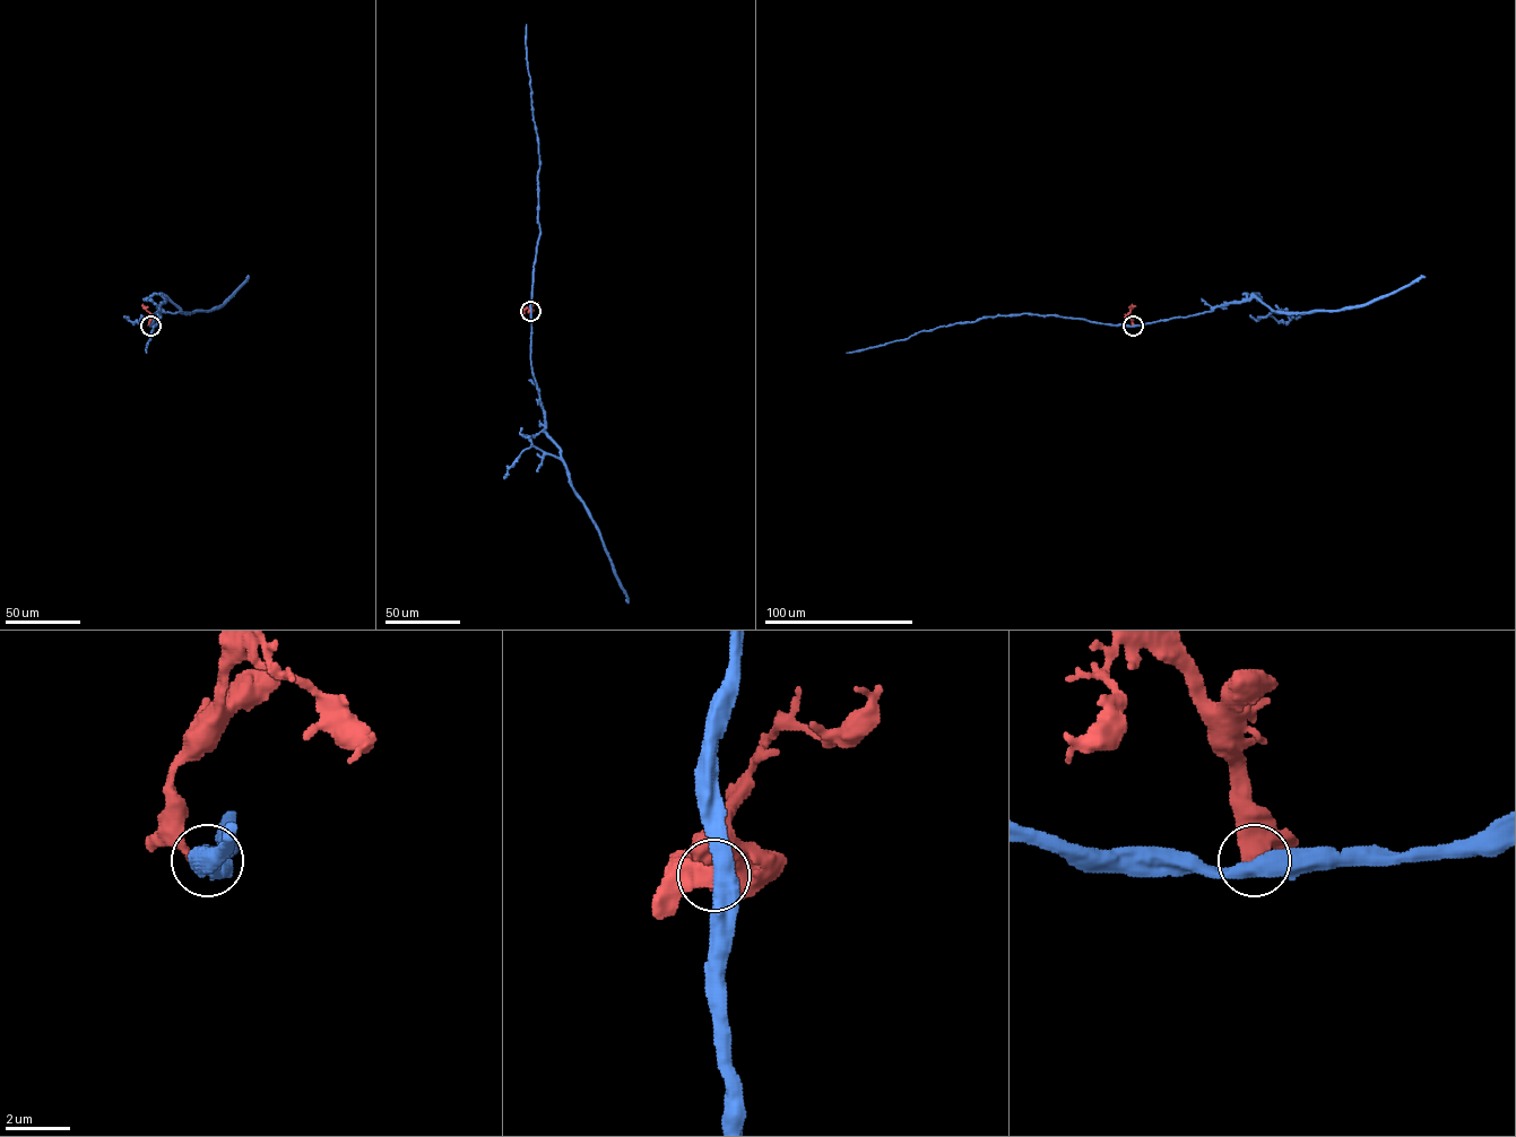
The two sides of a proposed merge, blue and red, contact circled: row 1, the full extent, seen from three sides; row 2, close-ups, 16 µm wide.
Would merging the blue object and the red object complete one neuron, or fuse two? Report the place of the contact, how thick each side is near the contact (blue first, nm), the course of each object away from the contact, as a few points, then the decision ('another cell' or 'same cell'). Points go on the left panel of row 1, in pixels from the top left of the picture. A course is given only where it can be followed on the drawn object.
at (150, 326); 500 nm thick on the blue side, 400 nm on the other; blue runs (150, 326), (152, 317), (166, 297), (181, 312), (209, 311), (221, 305), (248, 276); red runs (150, 326), (152, 314), (141, 305); another cell

